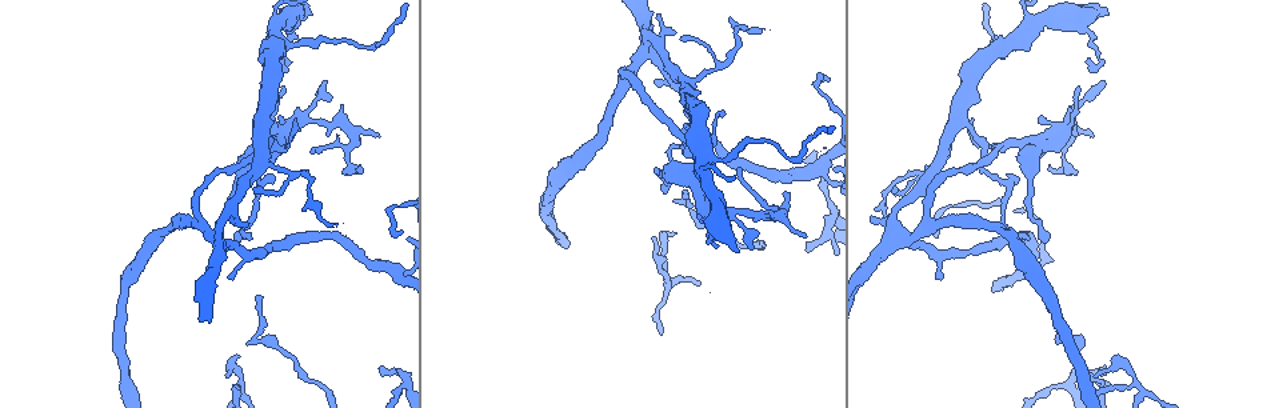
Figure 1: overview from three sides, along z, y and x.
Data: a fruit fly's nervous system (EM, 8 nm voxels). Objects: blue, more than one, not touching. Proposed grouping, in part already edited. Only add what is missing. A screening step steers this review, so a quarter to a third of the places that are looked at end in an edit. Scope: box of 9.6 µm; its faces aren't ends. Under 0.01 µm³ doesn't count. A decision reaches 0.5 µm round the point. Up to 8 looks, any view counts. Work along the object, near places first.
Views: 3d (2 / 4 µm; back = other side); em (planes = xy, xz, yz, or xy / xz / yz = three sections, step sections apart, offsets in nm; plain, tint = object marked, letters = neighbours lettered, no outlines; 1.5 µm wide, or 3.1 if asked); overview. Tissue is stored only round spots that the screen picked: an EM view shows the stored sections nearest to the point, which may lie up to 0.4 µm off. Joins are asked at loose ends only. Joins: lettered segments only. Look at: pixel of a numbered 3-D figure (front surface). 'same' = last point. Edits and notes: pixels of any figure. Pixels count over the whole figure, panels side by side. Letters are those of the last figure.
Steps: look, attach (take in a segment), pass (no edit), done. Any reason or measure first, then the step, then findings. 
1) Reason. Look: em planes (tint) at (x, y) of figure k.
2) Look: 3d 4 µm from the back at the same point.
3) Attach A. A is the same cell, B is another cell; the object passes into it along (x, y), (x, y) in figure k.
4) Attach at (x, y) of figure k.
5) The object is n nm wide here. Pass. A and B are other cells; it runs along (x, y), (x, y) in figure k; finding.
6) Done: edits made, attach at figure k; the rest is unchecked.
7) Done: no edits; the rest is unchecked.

Tapers out. Look: 3d 2 µm at (684, 198) of figure 1.

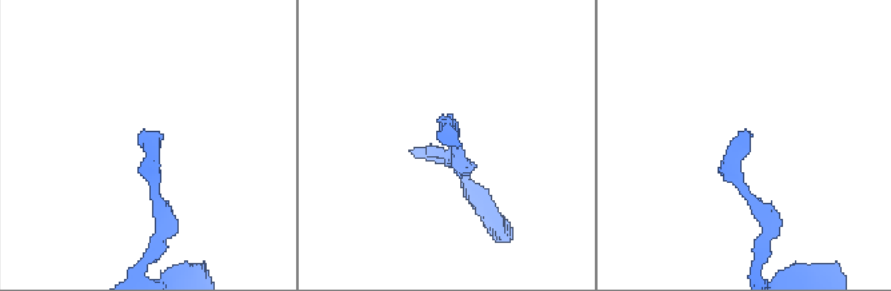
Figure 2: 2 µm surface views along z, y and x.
Look: em planes (letters) at (456, 143) of figure 2.

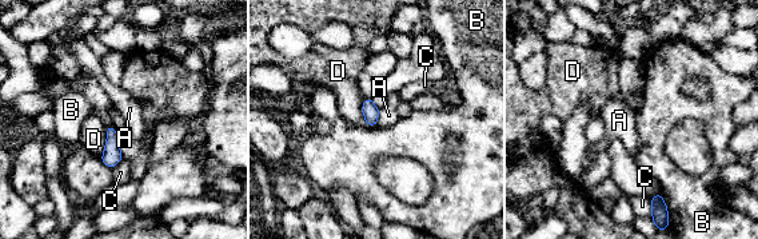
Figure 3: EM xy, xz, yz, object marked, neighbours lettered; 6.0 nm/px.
The longest contact is with D, 200 nm. Pass. A, B, C and D are other cells; a border runs along (659, 192), (667, 207) in figure 3; no lettered segment goes on from it.

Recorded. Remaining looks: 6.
Tapers out. Look: em 3.1 µm planes (letters) at (230, 217) of figure 1.

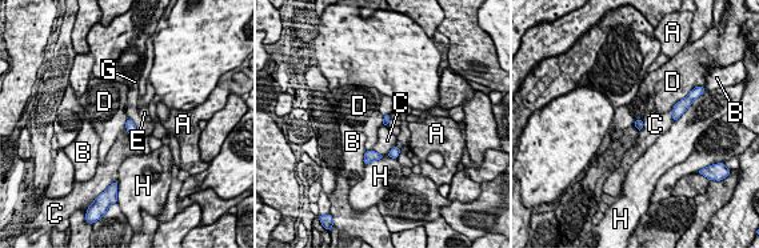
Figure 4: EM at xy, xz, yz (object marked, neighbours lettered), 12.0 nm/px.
Pass. A, B, C, D, E, G and H are other cells; a border runs along (636, 119), (634, 126), (639, 131) in figure 4; no lettered segment goes on from it.

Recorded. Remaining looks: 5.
Free end. Look: 3d 4 µm at (331, 225) of figure 1.

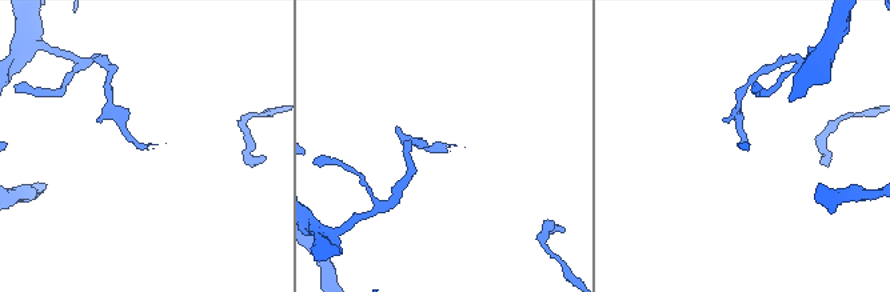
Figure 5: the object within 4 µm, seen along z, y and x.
Look: em xz step 8 (letters) at (148, 143) of figure 5.

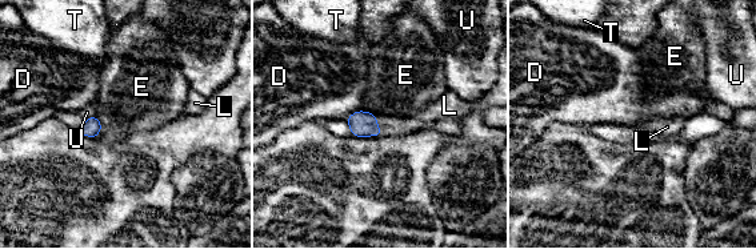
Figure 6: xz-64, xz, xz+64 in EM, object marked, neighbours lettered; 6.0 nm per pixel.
Look: em xy step 4 (letters) at the same point.

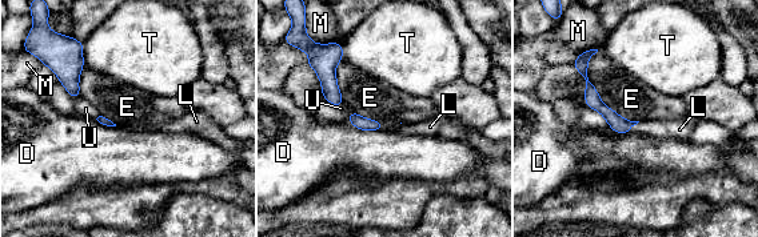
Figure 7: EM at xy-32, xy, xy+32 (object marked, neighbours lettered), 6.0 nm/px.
Attach L. L is the same cell, D, E, M, T and U are other cells; the object passes into it along (618, 124), (631, 125), (661, 129) in figure 7; it goes on there.

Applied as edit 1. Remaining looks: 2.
Done: edits made, attach at figure 7; the rest is unchecked.

